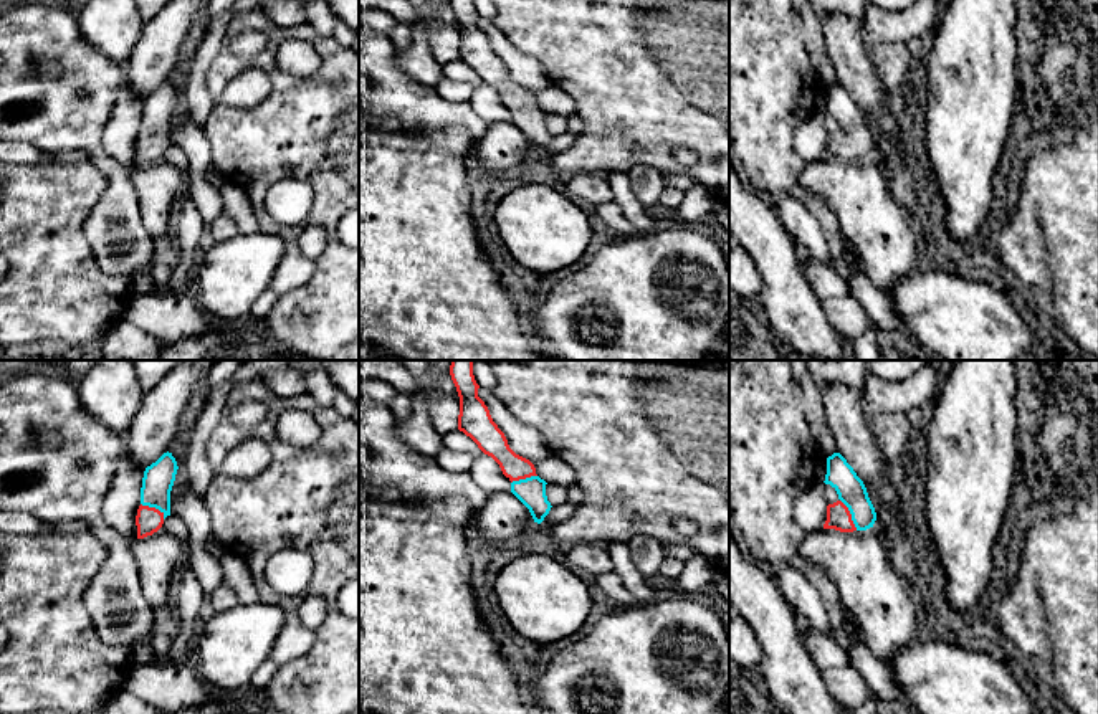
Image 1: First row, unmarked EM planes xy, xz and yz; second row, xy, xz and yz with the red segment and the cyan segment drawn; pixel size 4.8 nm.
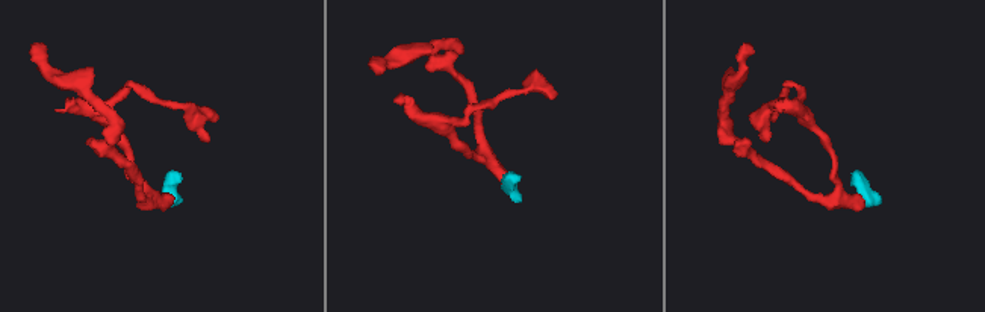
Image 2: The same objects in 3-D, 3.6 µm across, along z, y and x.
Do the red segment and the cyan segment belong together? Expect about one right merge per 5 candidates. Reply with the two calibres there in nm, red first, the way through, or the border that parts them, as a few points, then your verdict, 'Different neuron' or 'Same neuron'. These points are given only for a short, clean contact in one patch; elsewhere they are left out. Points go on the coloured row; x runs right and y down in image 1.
Thickness 120 nm (red) against 140 nm. Path across: yz (839, 518), (850, 514), (850, 490). Same neuron

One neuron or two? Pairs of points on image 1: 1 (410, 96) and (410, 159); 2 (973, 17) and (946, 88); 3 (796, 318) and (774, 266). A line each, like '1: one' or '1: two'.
1: two
2: one
3: one

